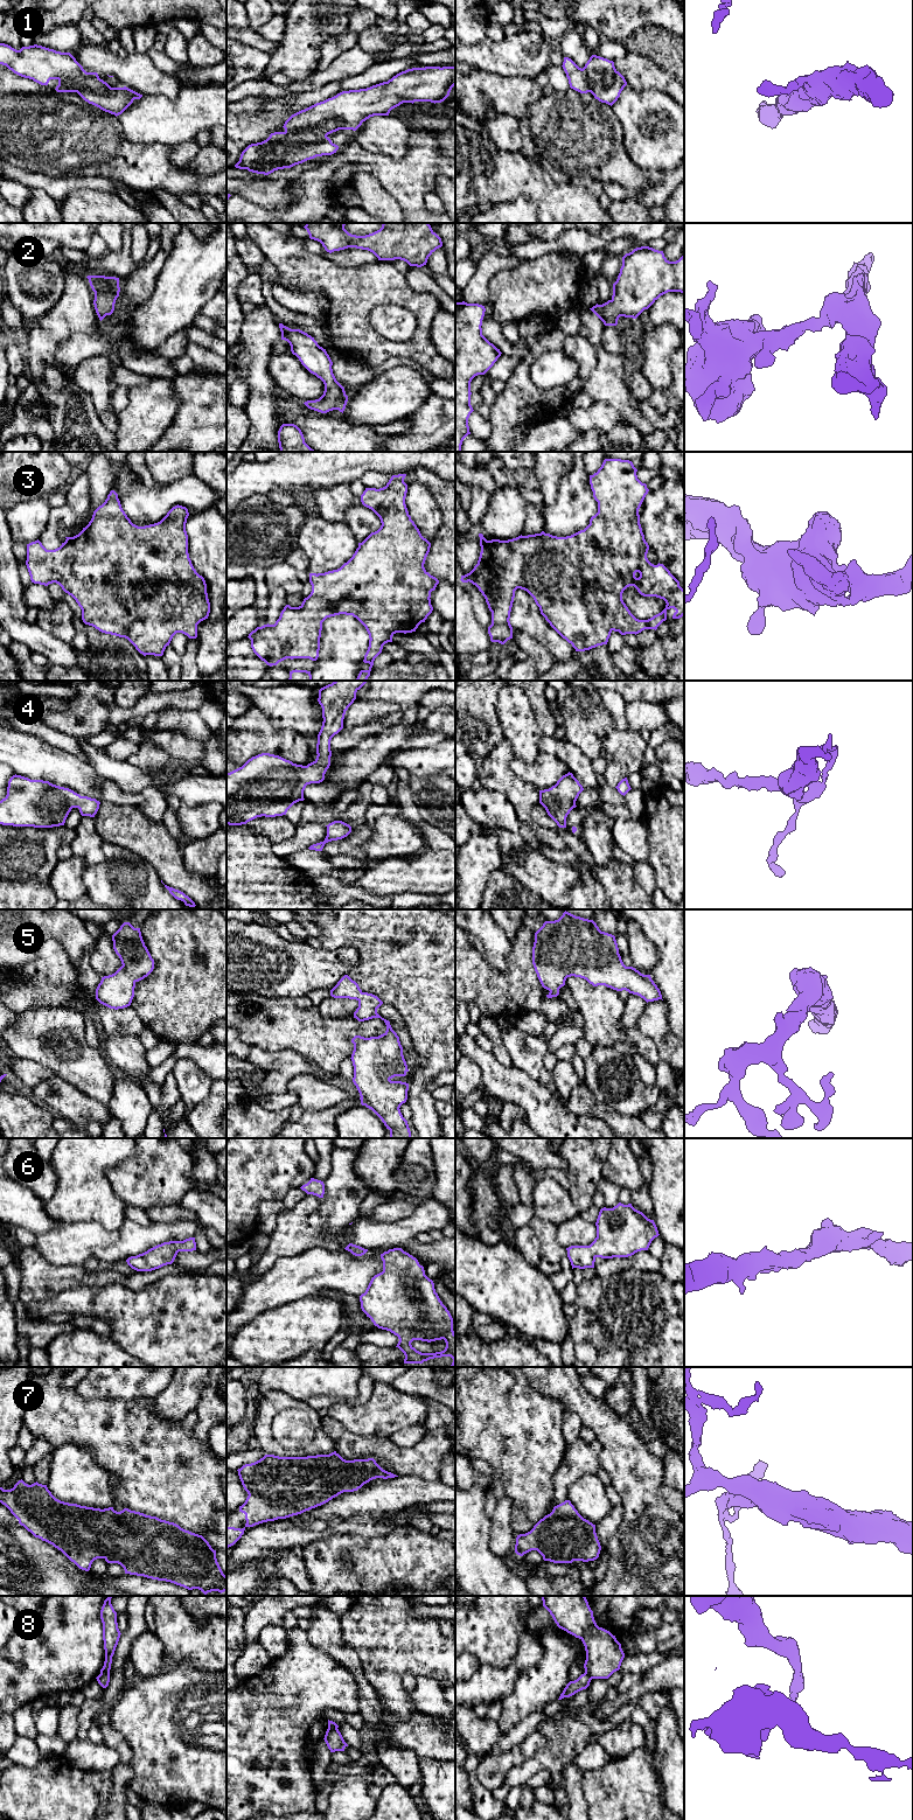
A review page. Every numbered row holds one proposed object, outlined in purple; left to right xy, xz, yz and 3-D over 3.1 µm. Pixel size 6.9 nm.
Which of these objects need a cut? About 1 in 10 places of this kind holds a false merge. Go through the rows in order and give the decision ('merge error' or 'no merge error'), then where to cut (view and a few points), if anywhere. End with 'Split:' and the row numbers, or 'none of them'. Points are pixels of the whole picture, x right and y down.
1: no merge error; cut none
2: no merge error; cut none
3: no merge error; cut none
4: no merge error; cut none
5: no merge error; cut none
6: no merge error; cut none
7: no merge error; cut none
8: merge error; cut xy (100, 1673), (109, 1674)
Split: 8

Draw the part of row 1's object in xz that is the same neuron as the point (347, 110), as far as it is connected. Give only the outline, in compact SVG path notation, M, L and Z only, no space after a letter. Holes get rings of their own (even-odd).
M425 67L407 69L397 74L388 82L383 82L367 89L342 91L332 98L316 103L305 110L292 114L283 126L285 128L284 132L271 133L266 140L249 145L242 152L239 161L235 165L235 167L239 169L248 169L249 172L257 174L269 175L274 170L291 168L316 156L332 155L336 153L339 146L332 142L332 140L327 137L328 134L339 130L356 131L362 125L362 123L370 117L389 116L392 109L399 106L403 103L441 103L449 96L449 92L454 85L455 67Z

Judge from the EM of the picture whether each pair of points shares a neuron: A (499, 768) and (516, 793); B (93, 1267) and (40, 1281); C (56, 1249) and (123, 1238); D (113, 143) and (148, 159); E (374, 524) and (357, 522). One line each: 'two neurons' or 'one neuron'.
A: one neuron
B: two neurons
C: one neuron
D: one neuron
E: one neuron

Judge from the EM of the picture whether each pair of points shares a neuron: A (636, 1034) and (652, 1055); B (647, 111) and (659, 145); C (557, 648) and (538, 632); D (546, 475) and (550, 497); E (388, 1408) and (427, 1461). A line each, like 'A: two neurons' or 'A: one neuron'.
A: one neuron
B: one neuron
C: one neuron
D: one neuron
E: two neurons

